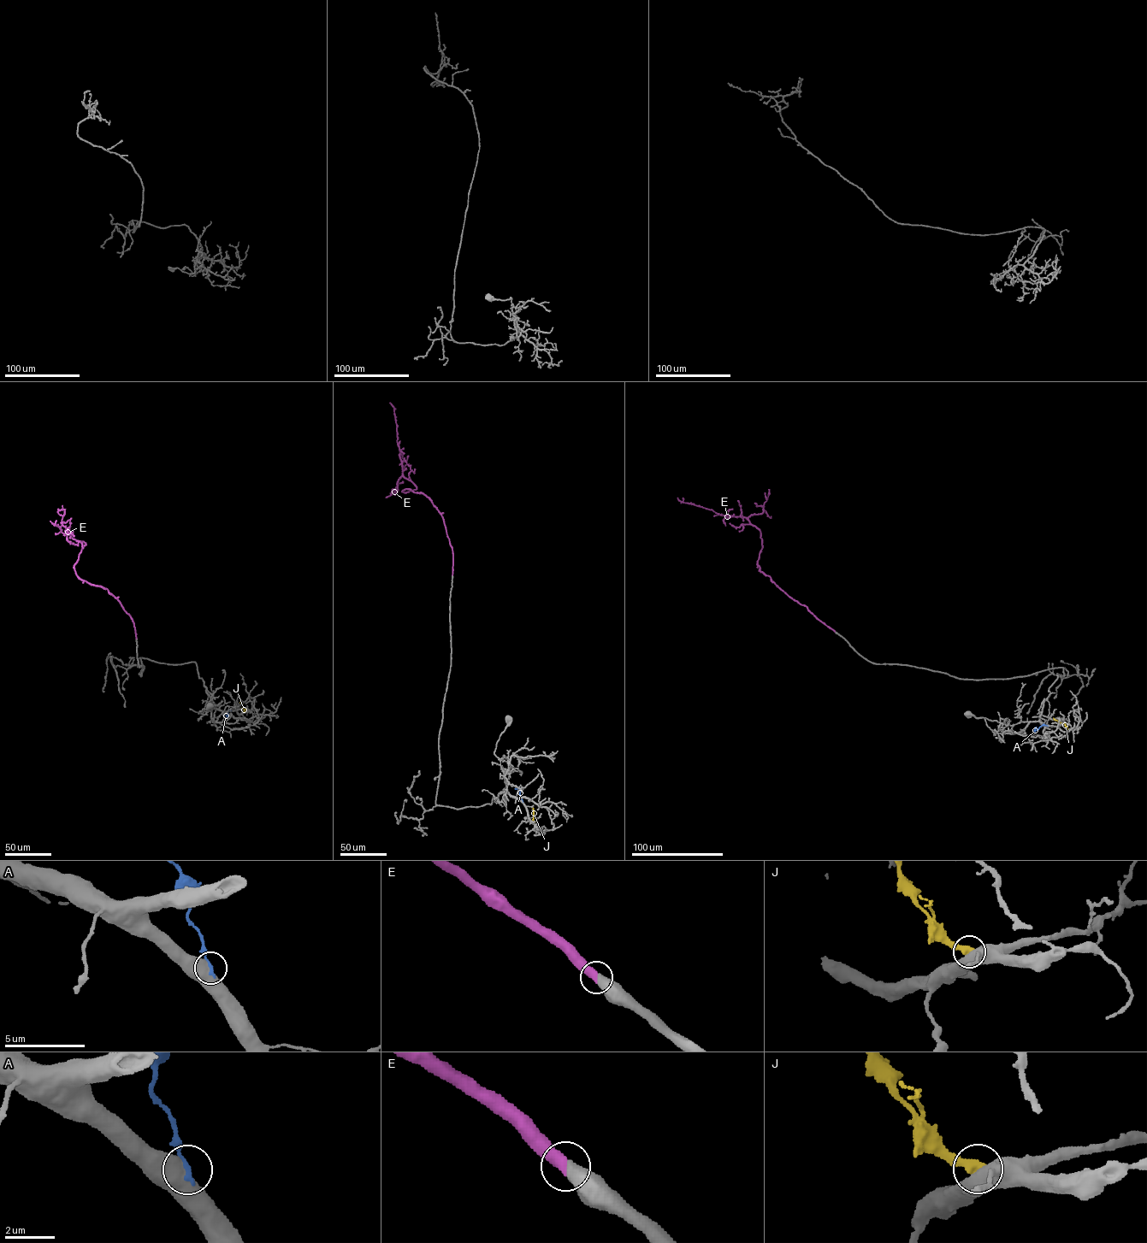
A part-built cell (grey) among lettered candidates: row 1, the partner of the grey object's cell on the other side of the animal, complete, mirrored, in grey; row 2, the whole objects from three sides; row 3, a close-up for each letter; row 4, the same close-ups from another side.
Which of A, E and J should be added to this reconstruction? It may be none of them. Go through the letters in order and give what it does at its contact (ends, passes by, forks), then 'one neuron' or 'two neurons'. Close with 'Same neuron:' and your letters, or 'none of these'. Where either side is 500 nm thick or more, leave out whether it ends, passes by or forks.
A: two neurons
E: one neuron
J: two neurons
Same neuron: E

